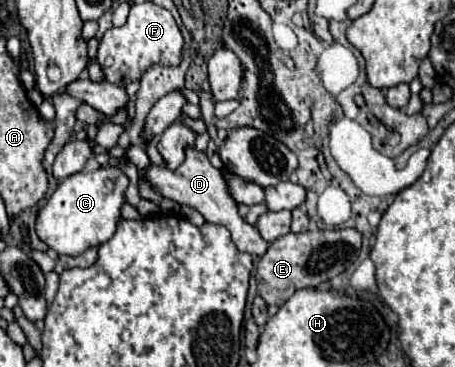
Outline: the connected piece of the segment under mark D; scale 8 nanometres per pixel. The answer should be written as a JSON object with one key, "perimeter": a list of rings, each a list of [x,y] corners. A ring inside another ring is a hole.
{"perimeter":[[[186,147],[186,159],[174,171],[150,163],[148,169],[146,169],[146,173],[144,173],[144,181],[156,193],[160,193],[162,197],[168,197],[168,199],[172,199],[172,201],[176,201],[180,205],[190,205],[190,207],[198,209],[208,223],[224,225],[232,233],[232,239],[234,239],[234,243],[236,243],[236,247],[240,251],[244,251],[244,253],[266,253],[266,245],[268,243],[258,235],[258,229],[254,225],[248,225],[238,215],[238,209],[236,209],[234,199],[232,197],[226,197],[230,193],[228,193],[226,179],[222,175],[222,171],[216,169],[216,167],[212,167],[212,163],[208,161],[206,153],[196,151],[194,147]]]}

